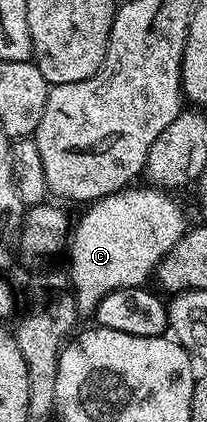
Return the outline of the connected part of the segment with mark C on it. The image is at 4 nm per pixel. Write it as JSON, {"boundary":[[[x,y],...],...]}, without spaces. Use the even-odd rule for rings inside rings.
{"boundary":[[[127,186],[120,192],[113,192],[93,201],[90,208],[79,220],[75,219],[68,237],[68,253],[70,252],[70,272],[68,284],[74,293],[74,301],[82,314],[93,313],[98,303],[112,290],[121,288],[141,288],[146,279],[153,277],[158,271],[158,264],[180,242],[188,229],[186,216],[182,208],[173,200],[169,191],[145,186]]]}

